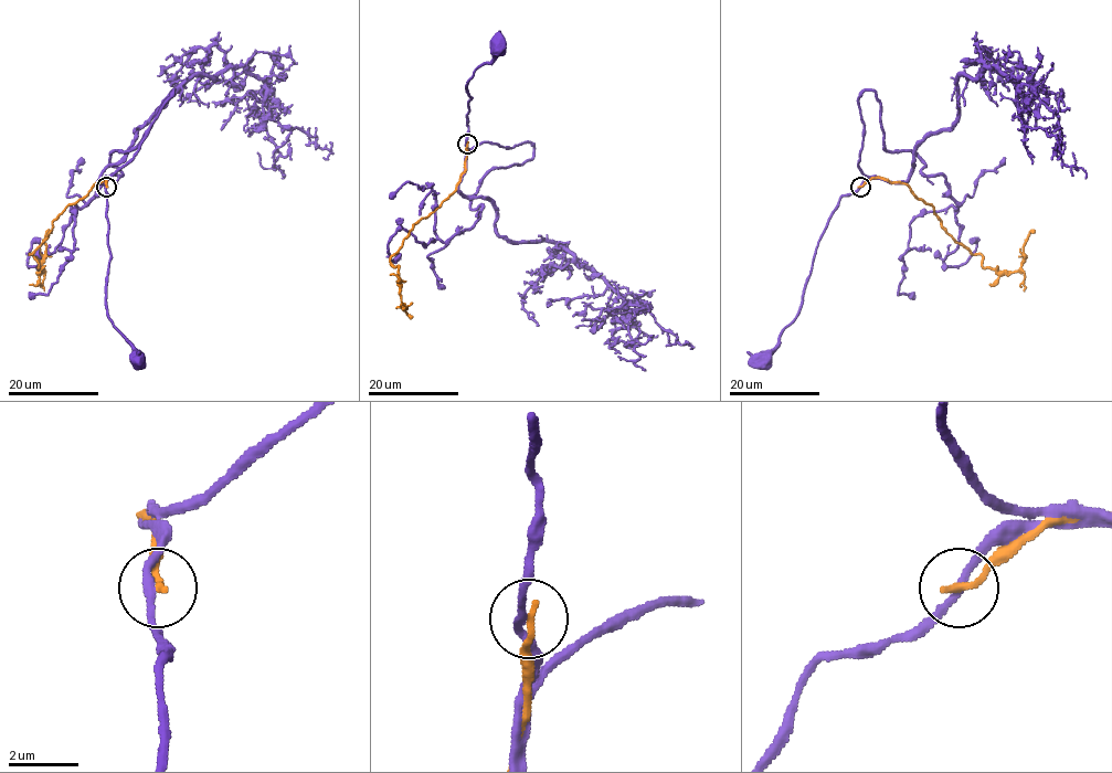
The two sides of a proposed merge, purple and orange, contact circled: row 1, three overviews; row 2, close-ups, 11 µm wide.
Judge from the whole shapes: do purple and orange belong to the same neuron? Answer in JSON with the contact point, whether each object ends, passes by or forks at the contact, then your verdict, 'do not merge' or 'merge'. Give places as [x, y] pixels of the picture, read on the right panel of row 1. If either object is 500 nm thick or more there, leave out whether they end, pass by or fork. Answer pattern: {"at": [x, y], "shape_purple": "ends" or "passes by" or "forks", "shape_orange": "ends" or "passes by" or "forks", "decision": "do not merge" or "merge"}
{"at": [860, 187], "shape_purple": "passes by", "shape_orange": "ends", "decision": "do not merge"}

